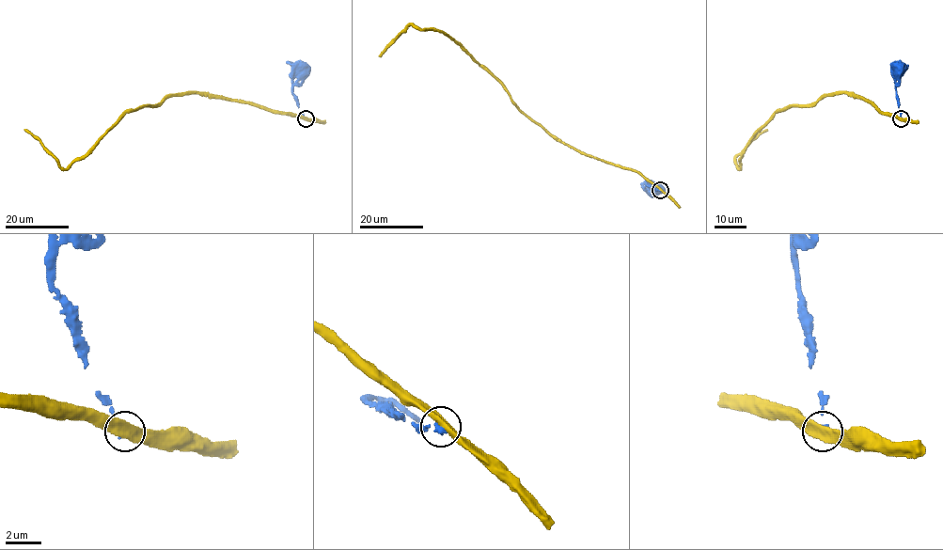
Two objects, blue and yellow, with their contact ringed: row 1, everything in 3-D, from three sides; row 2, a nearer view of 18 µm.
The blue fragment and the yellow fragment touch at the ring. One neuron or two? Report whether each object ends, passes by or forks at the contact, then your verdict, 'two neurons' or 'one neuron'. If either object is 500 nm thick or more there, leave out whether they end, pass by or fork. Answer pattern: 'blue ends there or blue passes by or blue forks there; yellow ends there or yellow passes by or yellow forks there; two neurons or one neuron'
blue ends there; yellow passes by; two neurons

